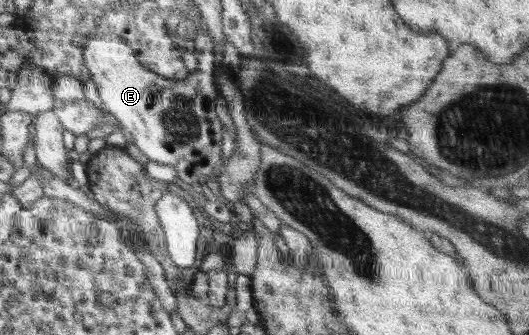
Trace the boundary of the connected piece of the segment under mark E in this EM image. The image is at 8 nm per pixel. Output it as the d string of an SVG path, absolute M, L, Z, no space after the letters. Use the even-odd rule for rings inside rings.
M199 18L201 28L192 42L192 55L198 60L196 70L191 71L189 79L172 80L153 73L137 59L133 47L119 35L108 32L97 32L87 41L83 61L90 70L91 77L97 85L103 108L121 123L122 131L146 155L149 160L170 165L177 172L177 182L188 188L204 211L216 222L227 225L234 219L232 205L221 195L211 191L211 181L223 167L223 137L231 131L225 108L220 102L218 86L215 85L215 44L211 35L205 30L206 23Z

